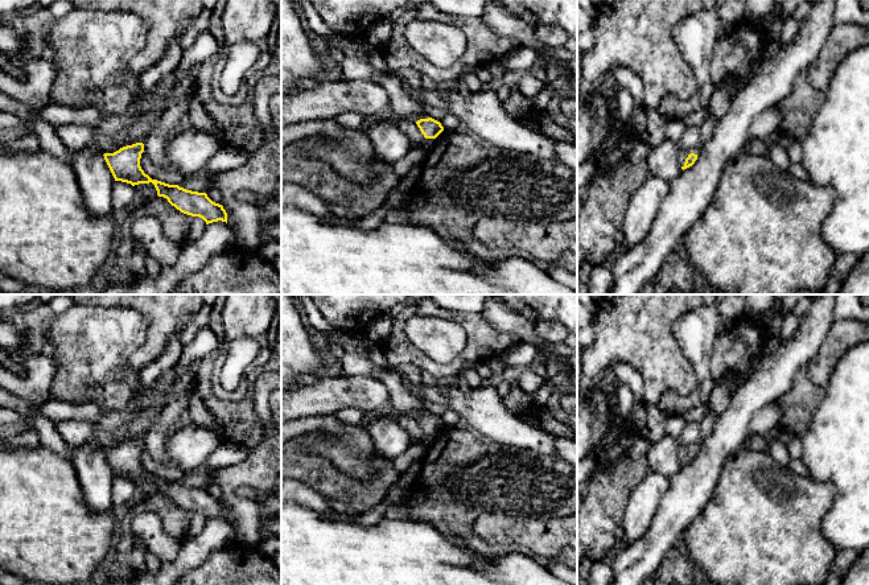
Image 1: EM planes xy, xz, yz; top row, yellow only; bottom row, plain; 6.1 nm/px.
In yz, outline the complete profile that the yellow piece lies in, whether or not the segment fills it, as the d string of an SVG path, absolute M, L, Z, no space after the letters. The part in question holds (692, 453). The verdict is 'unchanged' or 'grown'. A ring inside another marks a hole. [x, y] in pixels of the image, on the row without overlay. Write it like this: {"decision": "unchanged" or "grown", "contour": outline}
{"decision": "grown", "contour": "M689 444L689 445L681 446L678 450L678 457L683 466L695 460L695 457L697 456L699 448L700 448L700 444Z"}

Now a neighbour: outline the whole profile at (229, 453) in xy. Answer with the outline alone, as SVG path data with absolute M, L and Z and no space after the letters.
M225 442L206 458L199 470L214 471L236 465L244 461L250 453L251 449L240 444Z

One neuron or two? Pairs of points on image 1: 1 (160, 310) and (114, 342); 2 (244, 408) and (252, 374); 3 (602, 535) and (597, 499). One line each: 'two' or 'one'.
1: two
2: one
3: one

